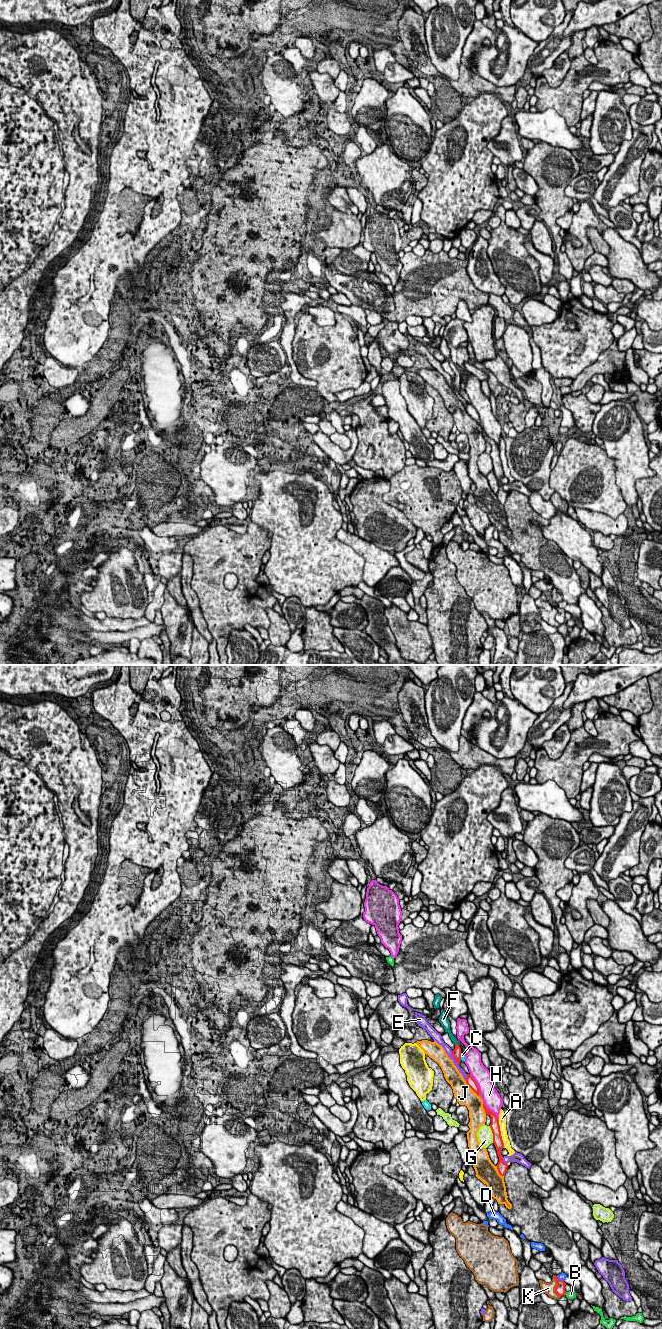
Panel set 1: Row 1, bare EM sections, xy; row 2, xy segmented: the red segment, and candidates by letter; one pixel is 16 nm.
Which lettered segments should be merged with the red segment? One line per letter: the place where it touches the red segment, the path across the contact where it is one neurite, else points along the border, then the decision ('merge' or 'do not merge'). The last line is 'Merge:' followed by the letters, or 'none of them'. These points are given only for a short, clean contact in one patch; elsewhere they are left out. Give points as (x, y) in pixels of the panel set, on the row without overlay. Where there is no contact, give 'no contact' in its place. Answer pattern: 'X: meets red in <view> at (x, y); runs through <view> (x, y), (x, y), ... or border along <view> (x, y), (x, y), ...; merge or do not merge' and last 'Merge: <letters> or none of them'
A: meets red in xy at (500, 462); do not merge
B: meets red in xy at (565, 621); do not merge
C: meets red in xy at (460, 384); do not merge
D: meets red in xy at (560, 608); do not merge
E: meets red in xy at (454, 386); do not merge
F: meets red in xy at (456, 372); runs through xy (456, 381), (456, 372), (452, 365); merge
G: meets red in xy at (493, 462); do not merge
H: meets red in xy at (477, 413); do not merge
J: meets red in xy at (472, 417); do not merge
K: meets red in xy at (556, 614); do not merge
Merge: F

